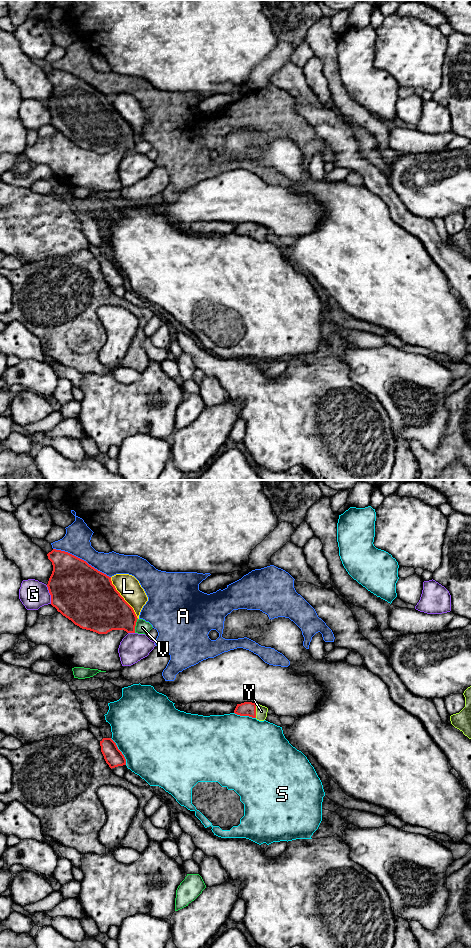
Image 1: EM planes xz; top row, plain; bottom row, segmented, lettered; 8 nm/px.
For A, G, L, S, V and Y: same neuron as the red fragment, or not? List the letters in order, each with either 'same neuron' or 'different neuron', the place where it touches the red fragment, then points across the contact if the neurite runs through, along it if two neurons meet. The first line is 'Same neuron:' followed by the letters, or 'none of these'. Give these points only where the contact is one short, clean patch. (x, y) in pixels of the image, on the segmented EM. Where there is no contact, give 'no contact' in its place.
Same neuron: Y
A: different neuron | xz (81, 559)
G: different neuron | xz (50, 594)
L: different neuron | xz (123, 598)
S: different neuron | xz (120, 751)
V: different neuron | xz (135, 625)
Y: same neuron | xz (255, 711) | across xz (247, 708), (255, 711), (261, 711)

